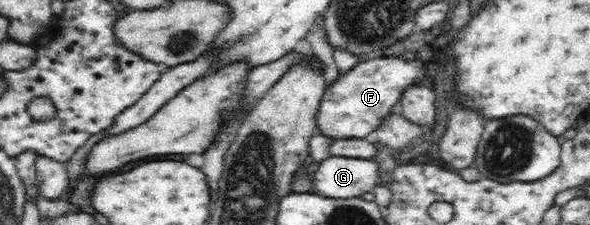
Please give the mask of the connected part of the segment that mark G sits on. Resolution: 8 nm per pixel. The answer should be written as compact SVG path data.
M337 155L323 159L313 177L317 192L334 199L356 198L382 183L378 164L373 159Z

